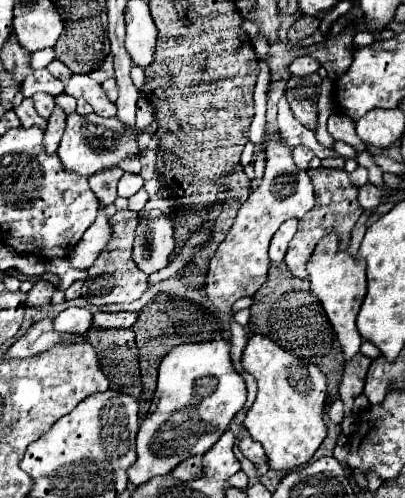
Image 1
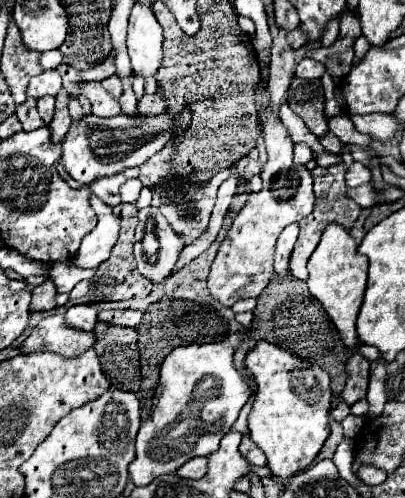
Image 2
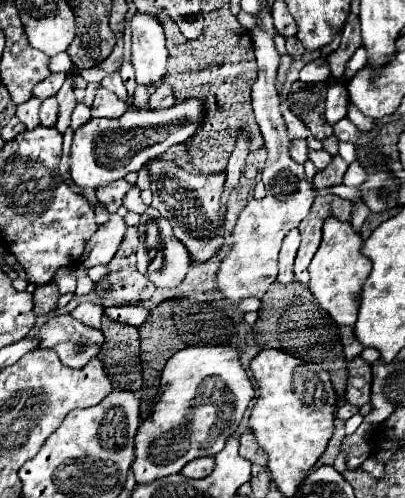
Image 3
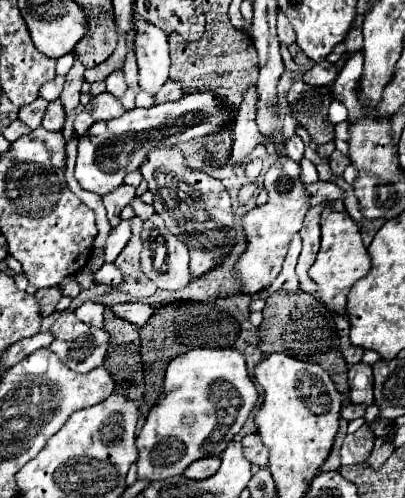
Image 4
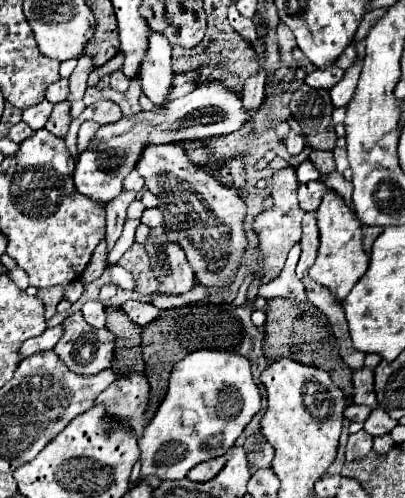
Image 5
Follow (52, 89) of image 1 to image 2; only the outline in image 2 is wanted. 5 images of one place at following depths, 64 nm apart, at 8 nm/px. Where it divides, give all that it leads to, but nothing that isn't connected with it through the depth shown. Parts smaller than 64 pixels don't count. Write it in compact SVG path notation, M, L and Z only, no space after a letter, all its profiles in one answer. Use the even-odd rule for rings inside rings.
M44 70L38 76L32 76L28 84L28 96L40 98L40 96L56 96L62 90L62 78L56 70Z

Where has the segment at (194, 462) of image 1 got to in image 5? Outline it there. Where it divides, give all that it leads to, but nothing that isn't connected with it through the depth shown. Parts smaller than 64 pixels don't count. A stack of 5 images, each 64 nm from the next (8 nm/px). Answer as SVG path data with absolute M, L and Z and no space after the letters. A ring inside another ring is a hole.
M218 456L214 460L206 460L202 464L196 464L196 468L192 468L188 472L188 478L194 480L194 482L212 480L220 472L220 468L224 468L224 460L226 460L226 456Z

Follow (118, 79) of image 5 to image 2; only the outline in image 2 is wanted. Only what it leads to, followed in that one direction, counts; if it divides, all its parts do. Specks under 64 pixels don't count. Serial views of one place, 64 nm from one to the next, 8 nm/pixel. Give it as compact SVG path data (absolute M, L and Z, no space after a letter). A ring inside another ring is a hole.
M110 76L110 78L106 78L106 80L102 80L102 86L118 100L120 98L120 94L122 94L122 84L120 84L120 80L118 80L118 76Z

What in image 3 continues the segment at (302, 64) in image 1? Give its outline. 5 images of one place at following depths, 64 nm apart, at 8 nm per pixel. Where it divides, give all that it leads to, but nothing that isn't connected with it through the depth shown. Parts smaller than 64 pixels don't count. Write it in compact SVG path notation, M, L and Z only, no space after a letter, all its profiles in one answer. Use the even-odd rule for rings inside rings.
M316 58L312 62L308 62L302 70L300 70L300 80L302 82L324 82L330 78L330 68L326 64L326 60Z

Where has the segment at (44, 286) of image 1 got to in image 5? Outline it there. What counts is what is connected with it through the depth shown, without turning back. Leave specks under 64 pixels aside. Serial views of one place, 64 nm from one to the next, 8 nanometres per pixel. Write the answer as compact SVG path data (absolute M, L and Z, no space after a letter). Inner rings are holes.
M56 286L56 288L42 288L42 290L38 290L36 296L44 302L44 308L46 308L44 316L46 316L46 318L52 318L52 316L56 314L56 304L64 298L64 288L62 288L62 286Z

